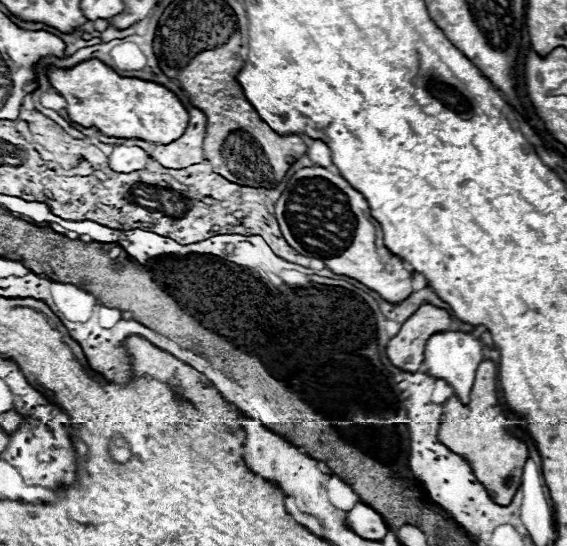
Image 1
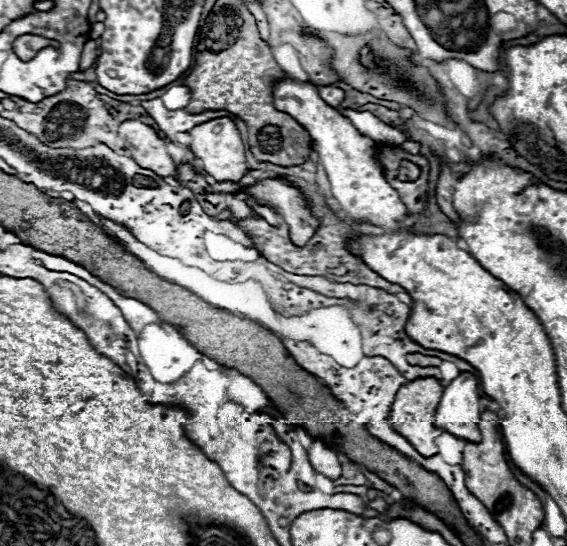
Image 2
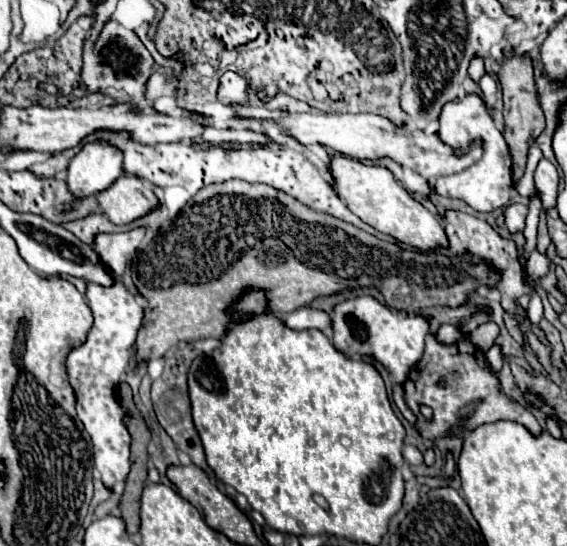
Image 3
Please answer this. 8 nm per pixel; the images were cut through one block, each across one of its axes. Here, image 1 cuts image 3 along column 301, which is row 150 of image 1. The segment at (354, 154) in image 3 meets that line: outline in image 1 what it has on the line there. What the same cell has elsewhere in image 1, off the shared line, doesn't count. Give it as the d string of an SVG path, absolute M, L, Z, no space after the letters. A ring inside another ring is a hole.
M116 146L110 154L110 168L114 172L136 172L144 170L150 162L150 156L138 146Z

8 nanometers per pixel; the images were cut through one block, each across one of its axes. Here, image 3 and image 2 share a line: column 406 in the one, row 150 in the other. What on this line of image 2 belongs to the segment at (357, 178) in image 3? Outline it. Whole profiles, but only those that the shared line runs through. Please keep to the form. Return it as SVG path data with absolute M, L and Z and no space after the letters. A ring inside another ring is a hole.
M216 118L210 122L204 122L200 126L194 126L188 130L188 134L194 138L190 144L190 150L194 152L196 158L202 160L204 170L216 178L218 182L240 182L244 174L248 172L246 158L244 158L244 142L240 138L240 132L236 124L230 118Z

